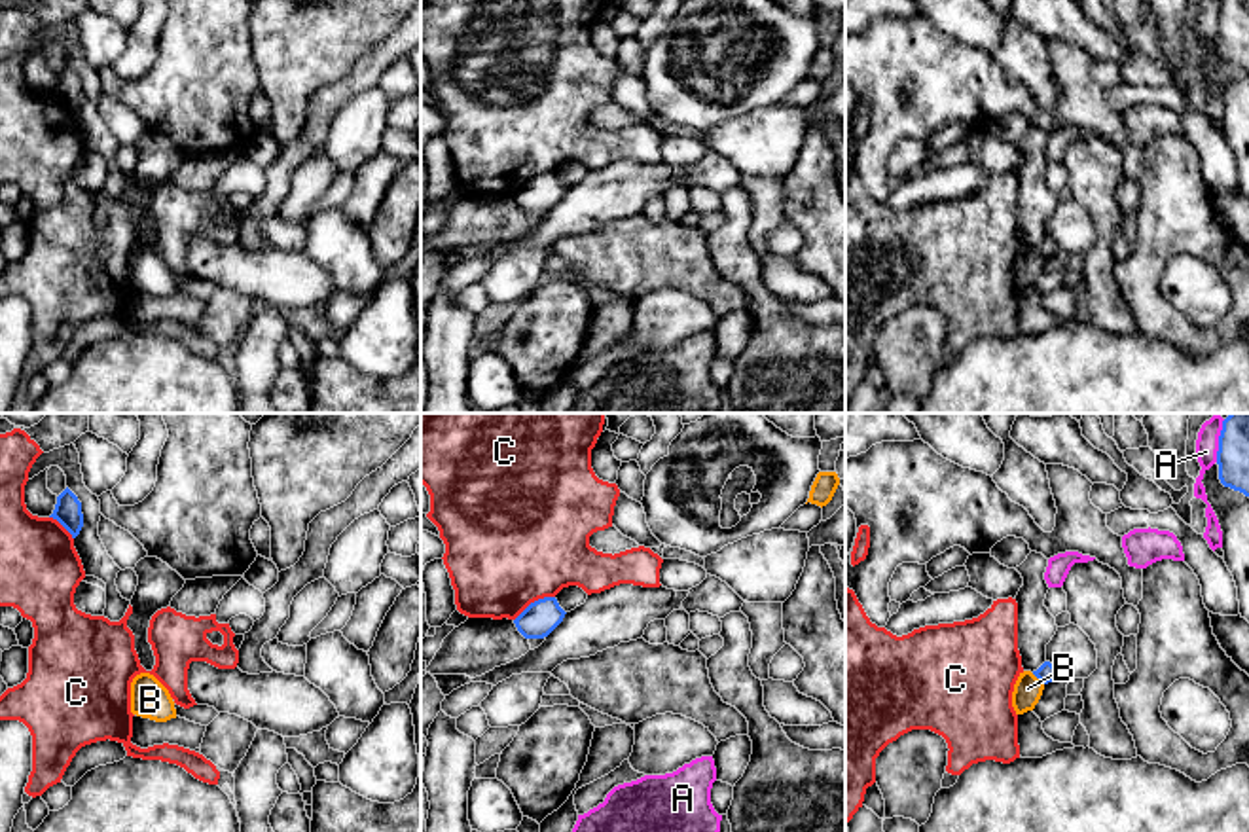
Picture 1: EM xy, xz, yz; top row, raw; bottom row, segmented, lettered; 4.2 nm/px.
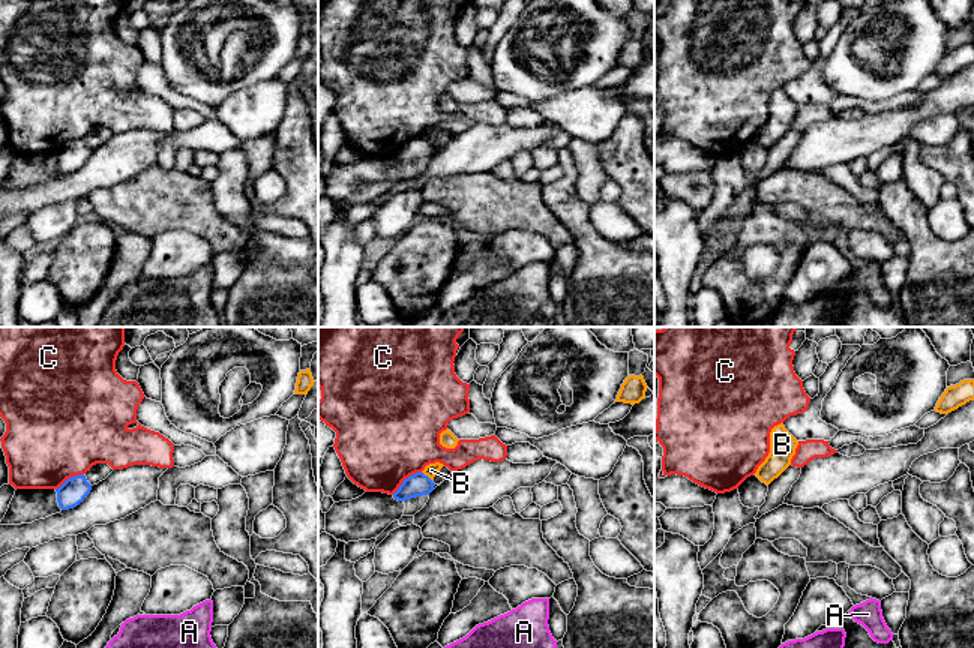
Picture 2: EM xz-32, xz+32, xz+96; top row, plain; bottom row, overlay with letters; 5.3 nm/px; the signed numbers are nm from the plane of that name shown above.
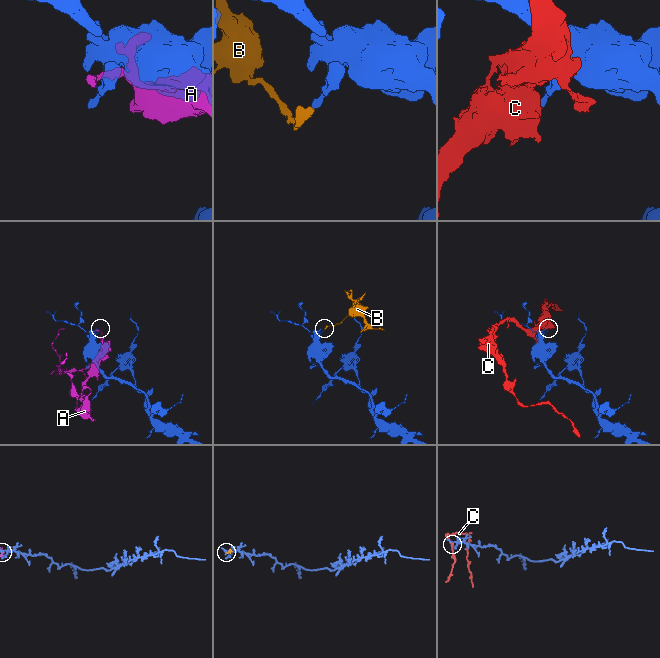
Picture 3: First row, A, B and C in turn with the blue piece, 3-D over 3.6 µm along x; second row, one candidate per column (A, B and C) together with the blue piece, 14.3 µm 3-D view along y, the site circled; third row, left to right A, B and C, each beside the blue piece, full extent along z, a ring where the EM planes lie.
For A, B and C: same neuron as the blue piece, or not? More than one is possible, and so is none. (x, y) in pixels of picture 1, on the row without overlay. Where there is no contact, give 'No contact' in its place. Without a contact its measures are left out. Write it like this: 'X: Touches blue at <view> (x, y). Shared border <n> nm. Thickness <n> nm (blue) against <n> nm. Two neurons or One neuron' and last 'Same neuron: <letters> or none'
A: Touches blue at yz (1219, 19). Shared border 160 nm. Thickness 140 nm (blue) against 100 nm. Two neurons
B: Touches blue at yz (1037, 253). Shared border 80 nm. Thickness 80 nm (blue) against 120 nm. Two neurons
C: Touches blue at xz (535, 177). Shared border 200 nm. Thickness 150 nm (blue) against 500 nm. Two neurons
Same neuron: none

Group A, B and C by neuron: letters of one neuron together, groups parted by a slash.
A / B / C

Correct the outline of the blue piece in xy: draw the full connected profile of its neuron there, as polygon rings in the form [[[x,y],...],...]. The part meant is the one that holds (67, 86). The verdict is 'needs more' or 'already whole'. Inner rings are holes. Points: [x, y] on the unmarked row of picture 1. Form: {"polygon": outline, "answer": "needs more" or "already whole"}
{"polygon": [[[68,63],[57,72],[55,85],[49,93],[57,95],[72,114],[80,110],[83,102],[81,78]]], "answer": "already whole"}

